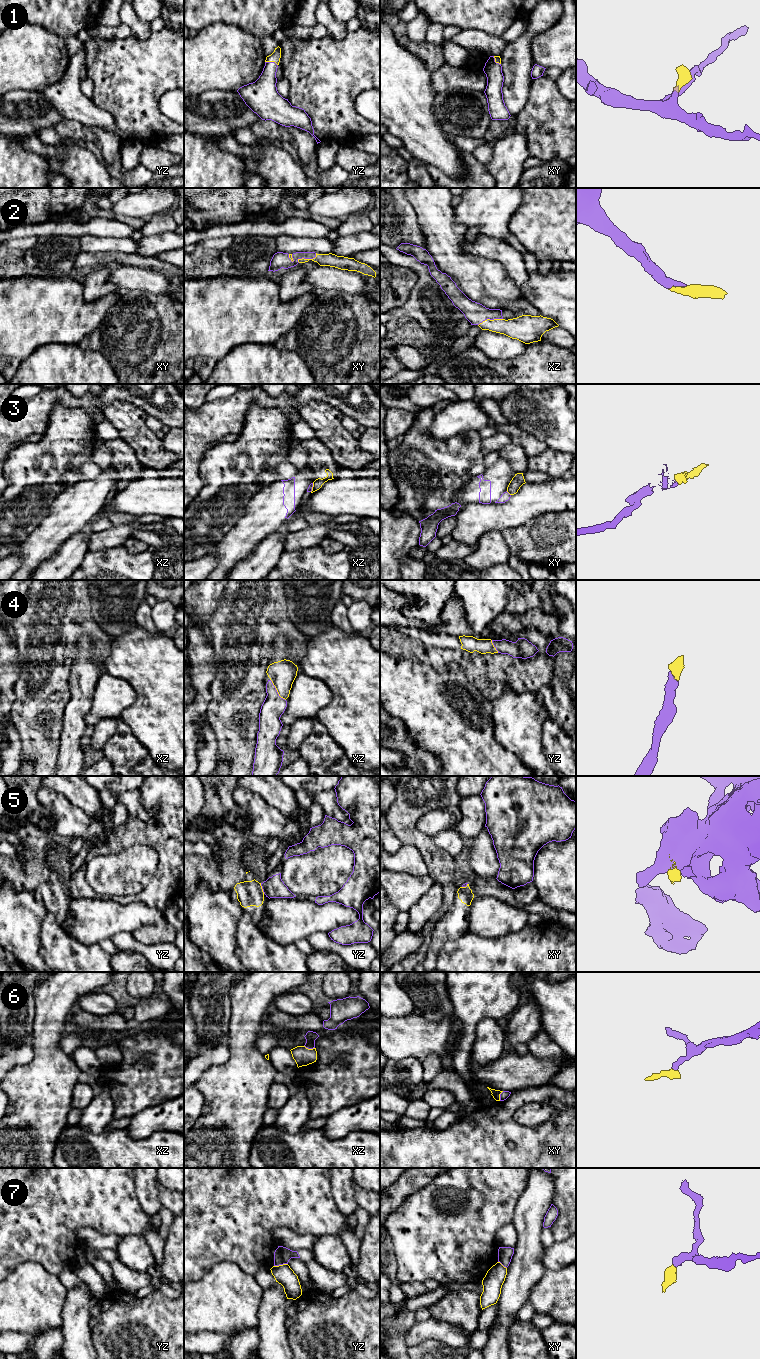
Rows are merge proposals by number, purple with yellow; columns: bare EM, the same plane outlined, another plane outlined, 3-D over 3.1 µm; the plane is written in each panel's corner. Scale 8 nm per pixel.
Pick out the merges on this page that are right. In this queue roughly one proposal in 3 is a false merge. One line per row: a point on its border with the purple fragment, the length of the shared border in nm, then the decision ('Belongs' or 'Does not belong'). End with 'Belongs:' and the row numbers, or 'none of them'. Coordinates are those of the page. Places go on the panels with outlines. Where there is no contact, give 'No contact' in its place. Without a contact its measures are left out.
1: Touches purple at yz (271, 62). Shared border 110 nm. Belongs
2: Touches purple at xy (307, 258). Shared border 170 nm. Belongs
3: Touches purple at xy (508, 493). Shared border 50 nm. Does not belong
4: Touches purple at xz (276, 690). Shared border 220 nm. Belongs
5: Touches purple at yz (262, 888). Shared border 90 nm. Does not belong
6: Touches purple at xz (309, 1048). Shared border 90 nm. Belongs
7: Touches purple at yz (280, 1264). Shared border 110 nm. Does not belong
Belongs: 1, 2, 4, 6

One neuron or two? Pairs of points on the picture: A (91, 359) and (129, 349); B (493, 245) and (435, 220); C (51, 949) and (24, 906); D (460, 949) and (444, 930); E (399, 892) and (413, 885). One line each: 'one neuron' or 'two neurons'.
A: two neurons
B: two neurons
C: two neurons
D: two neurons
E: one neuron

